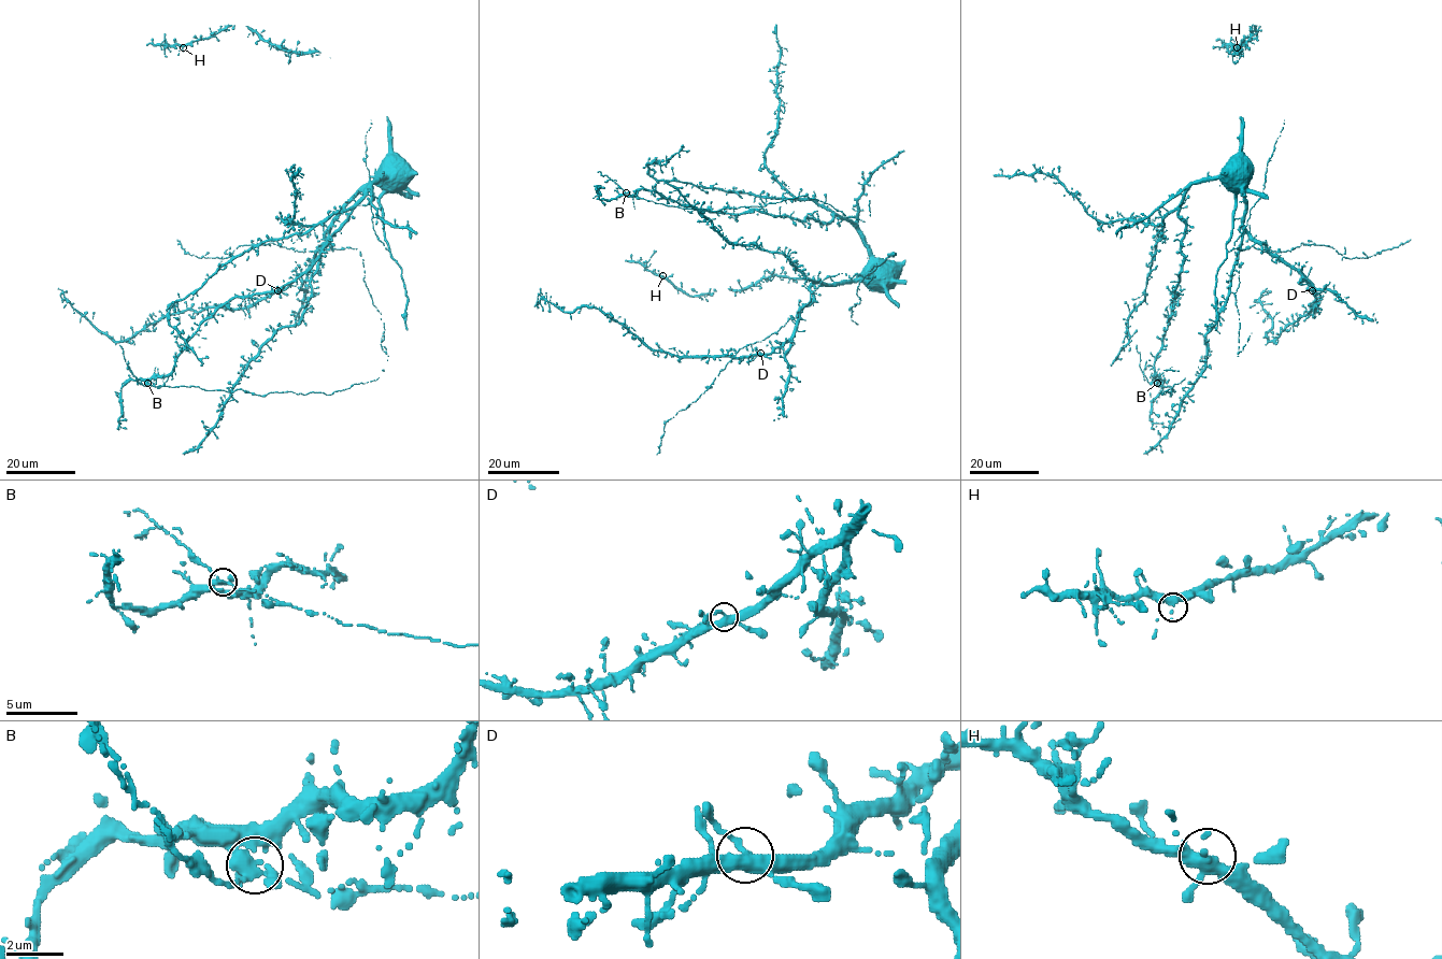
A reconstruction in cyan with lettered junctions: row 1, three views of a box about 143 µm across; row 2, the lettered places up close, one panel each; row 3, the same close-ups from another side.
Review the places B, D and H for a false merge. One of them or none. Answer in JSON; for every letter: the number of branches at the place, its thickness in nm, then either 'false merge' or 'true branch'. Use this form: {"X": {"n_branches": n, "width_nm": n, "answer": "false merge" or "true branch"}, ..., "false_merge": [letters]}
{"B": {"n_branches": 4, "width_nm": 320, "answer": "true branch"}, "D": {"n_branches": 4, "width_nm": 360, "answer": "true branch"}, "H": {"n_branches": 4, "width_nm": 320, "answer": "true branch"}, "false_merge": []}

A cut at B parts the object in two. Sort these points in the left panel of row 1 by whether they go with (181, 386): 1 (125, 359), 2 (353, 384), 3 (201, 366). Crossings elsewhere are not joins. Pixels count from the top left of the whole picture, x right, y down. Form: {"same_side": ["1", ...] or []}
{"same_side": ["1", "2"]}

